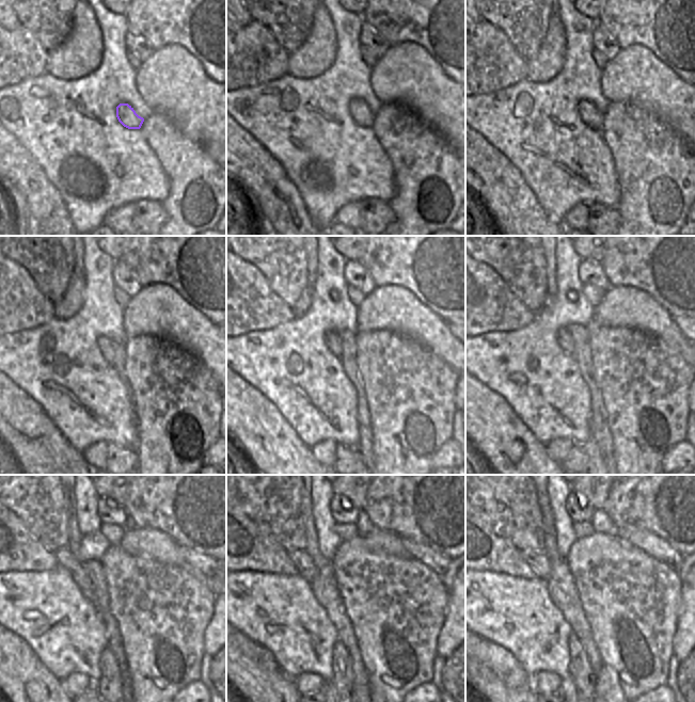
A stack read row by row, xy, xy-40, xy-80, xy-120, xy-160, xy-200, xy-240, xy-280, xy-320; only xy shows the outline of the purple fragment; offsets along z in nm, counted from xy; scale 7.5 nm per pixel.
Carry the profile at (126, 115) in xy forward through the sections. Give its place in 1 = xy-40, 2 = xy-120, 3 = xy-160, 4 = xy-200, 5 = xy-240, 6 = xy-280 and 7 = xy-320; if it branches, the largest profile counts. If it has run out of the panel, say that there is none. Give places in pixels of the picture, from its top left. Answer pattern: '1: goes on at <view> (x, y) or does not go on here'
1: goes on at xy-40 (361, 114)
2: goes on at xy-120 (106, 346)
3: goes on at xy-160 (332, 340)
4: goes on at xy-200 (564, 338)
5: goes on at xy-240 (64, 558)
6: goes on at xy-280 (303, 563)
7: goes on at xy-320 (537, 559)

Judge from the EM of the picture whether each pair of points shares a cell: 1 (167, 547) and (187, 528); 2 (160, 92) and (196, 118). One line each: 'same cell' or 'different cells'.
1: different cells
2: same cell

